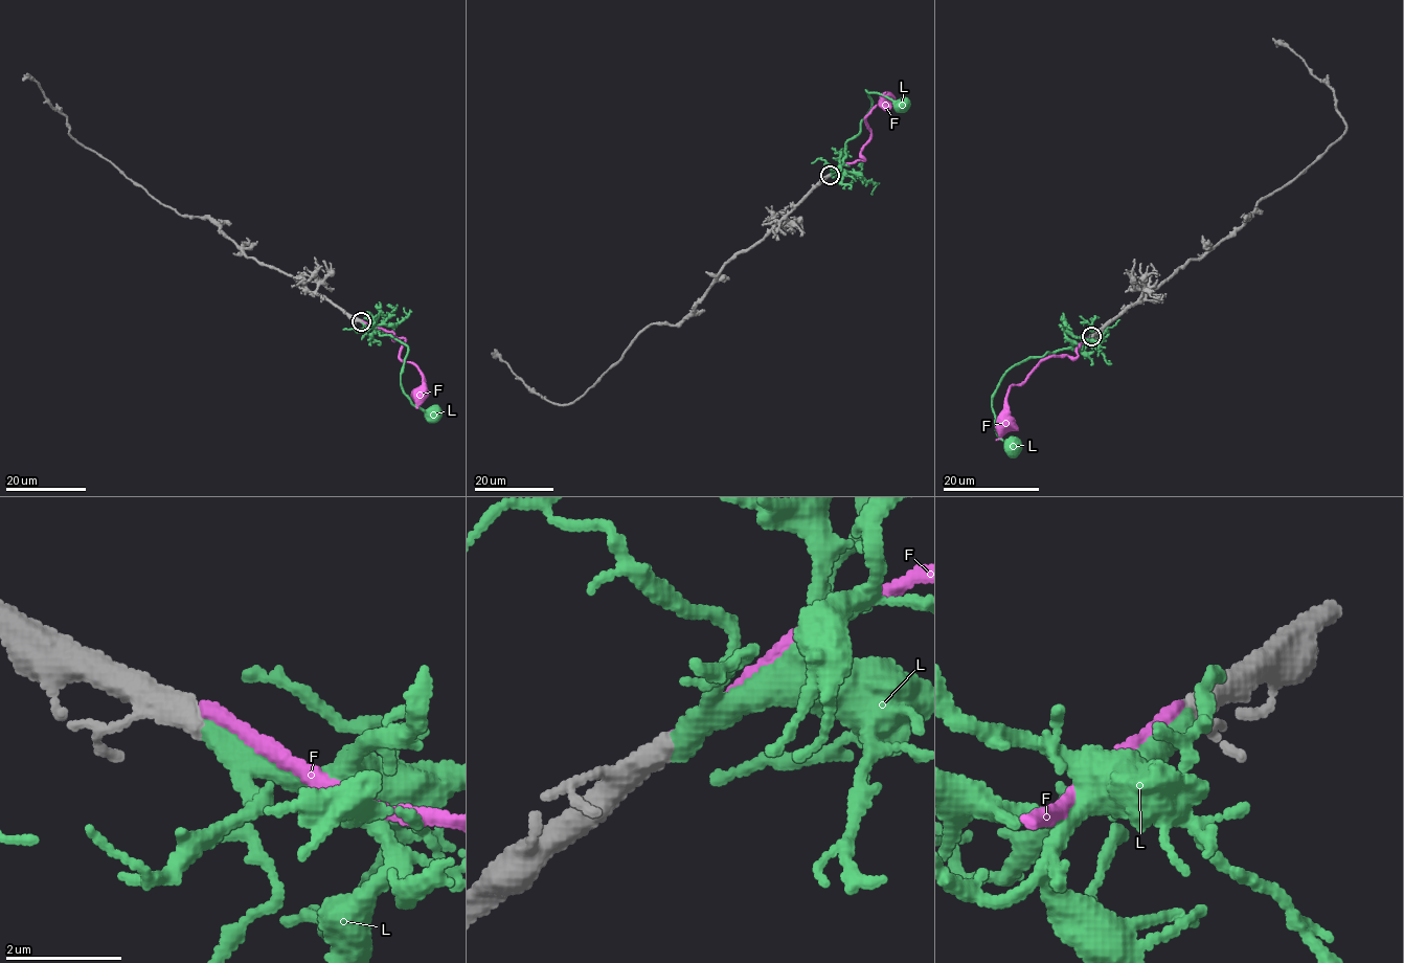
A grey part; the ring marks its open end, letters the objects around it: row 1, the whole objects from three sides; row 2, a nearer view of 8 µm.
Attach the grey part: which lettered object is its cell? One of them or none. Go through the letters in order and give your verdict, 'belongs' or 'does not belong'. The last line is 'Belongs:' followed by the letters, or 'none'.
F: does not belong
L: belongs
Belongs: L

